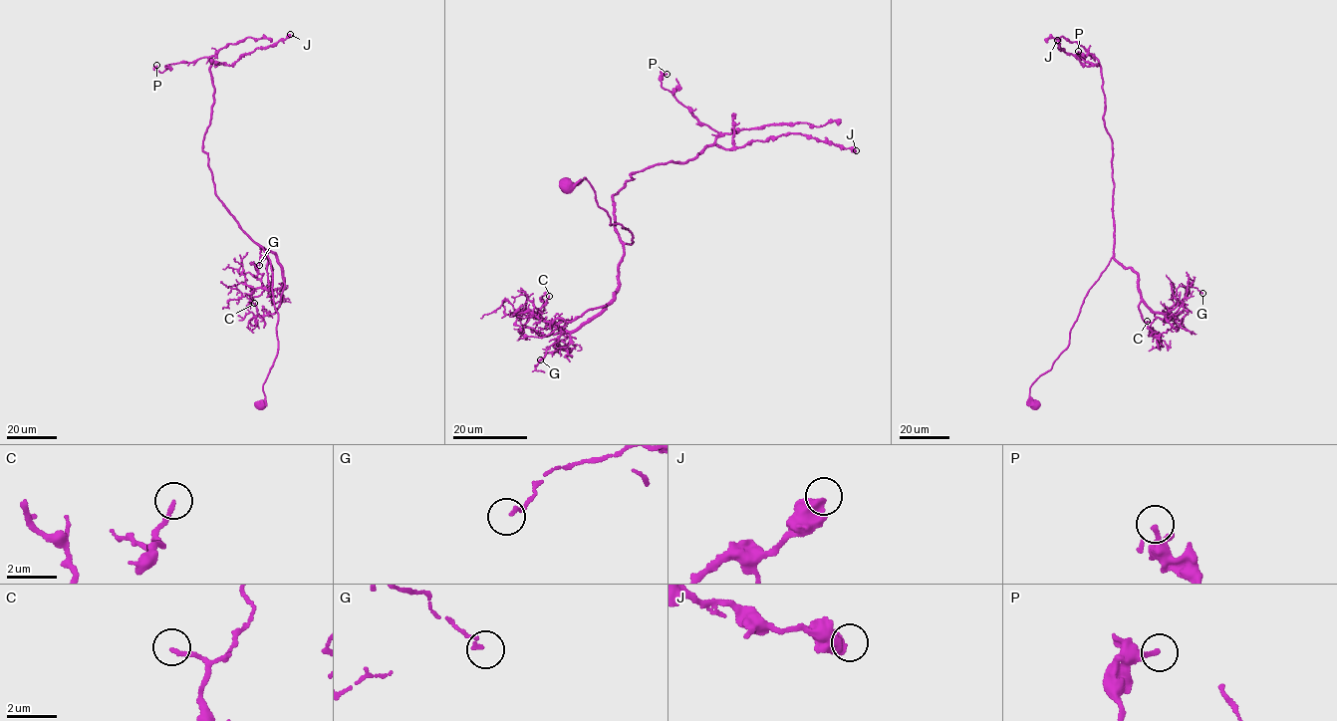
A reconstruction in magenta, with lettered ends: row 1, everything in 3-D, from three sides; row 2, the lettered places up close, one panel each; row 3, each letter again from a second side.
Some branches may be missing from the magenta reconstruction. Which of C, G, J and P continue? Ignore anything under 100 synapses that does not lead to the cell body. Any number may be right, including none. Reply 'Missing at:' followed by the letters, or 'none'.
Missing at: none

